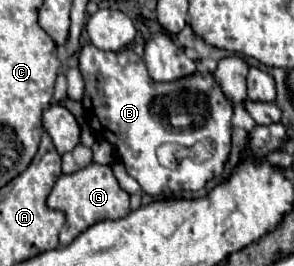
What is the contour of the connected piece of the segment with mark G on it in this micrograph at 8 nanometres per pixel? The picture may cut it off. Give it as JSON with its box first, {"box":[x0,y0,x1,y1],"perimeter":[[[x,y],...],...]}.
{"box":[47,162,131,244],"perimeter":[[[91,162],[89,166],[73,172],[73,174],[61,174],[59,180],[53,186],[53,192],[47,198],[47,204],[49,204],[49,208],[63,210],[65,216],[67,216],[65,226],[59,232],[61,244],[69,244],[87,226],[99,222],[103,218],[117,220],[117,218],[123,218],[131,212],[129,194],[125,190],[121,190],[121,186],[117,184],[111,166],[103,166],[103,164],[97,164],[97,162]]]}

